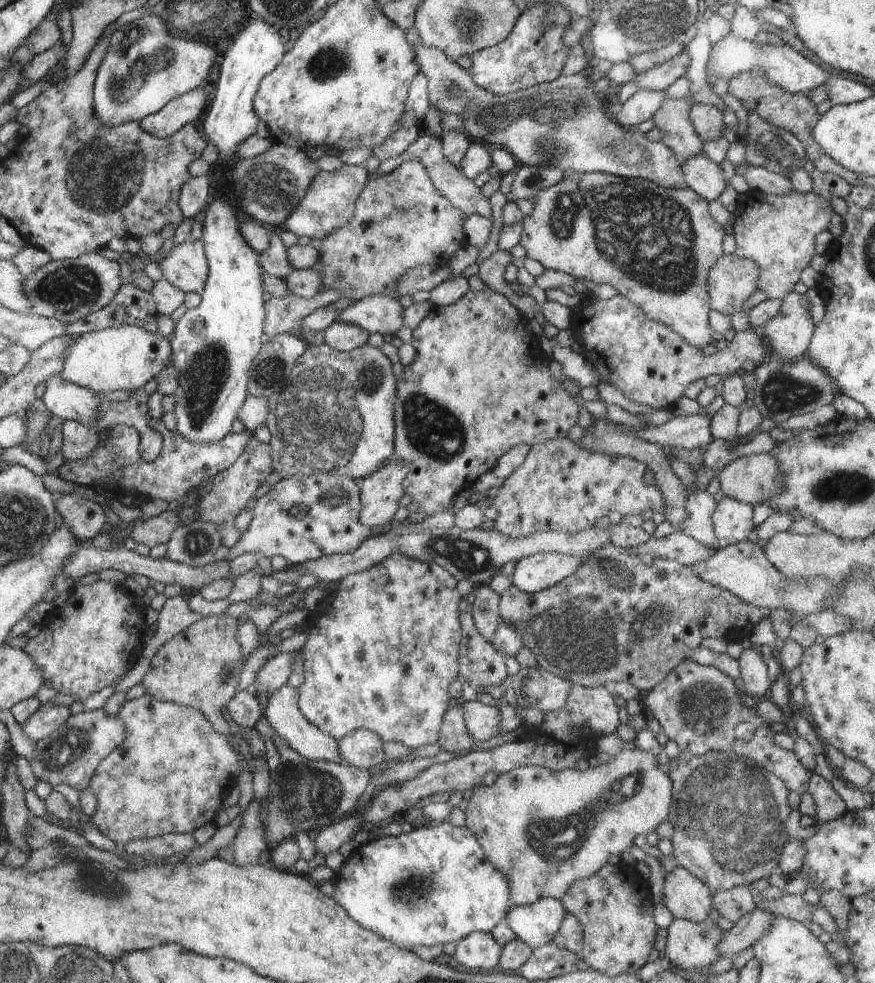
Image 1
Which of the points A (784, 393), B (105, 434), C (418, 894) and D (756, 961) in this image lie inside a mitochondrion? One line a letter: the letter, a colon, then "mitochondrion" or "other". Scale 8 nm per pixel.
A: mitochondrion
B: other
C: mitochondrion
D: other

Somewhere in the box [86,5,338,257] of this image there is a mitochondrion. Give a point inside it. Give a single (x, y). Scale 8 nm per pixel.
(145, 53)

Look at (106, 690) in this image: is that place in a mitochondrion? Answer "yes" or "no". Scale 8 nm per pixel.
no

